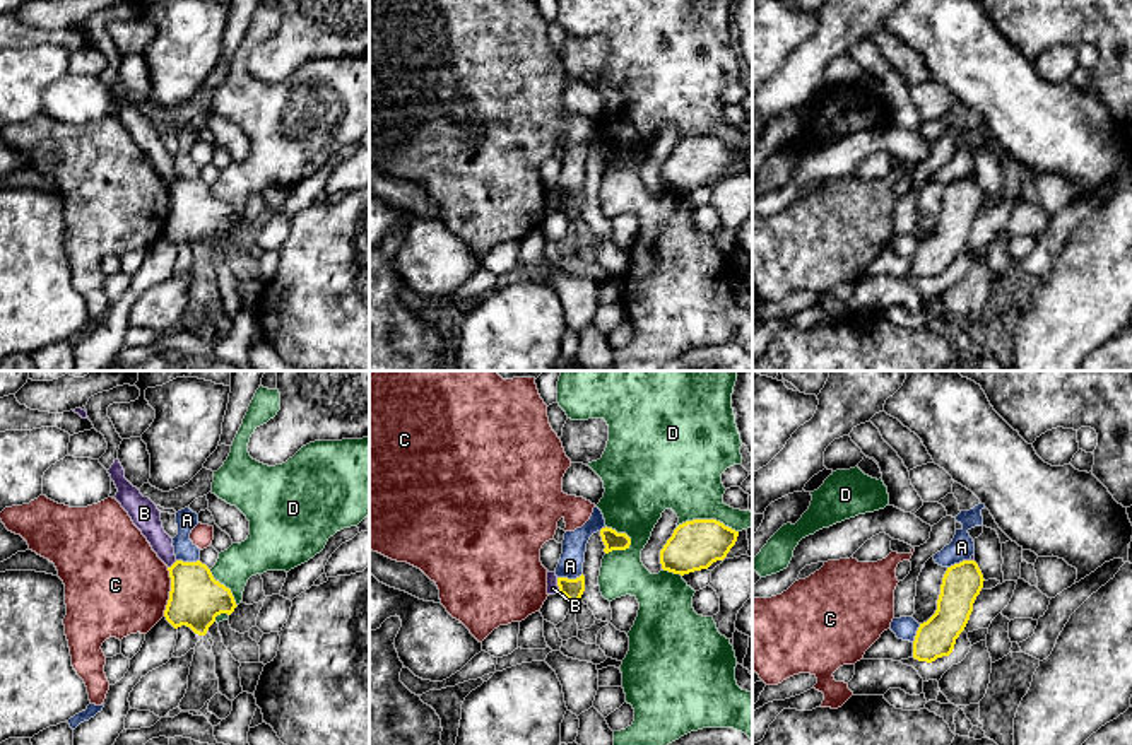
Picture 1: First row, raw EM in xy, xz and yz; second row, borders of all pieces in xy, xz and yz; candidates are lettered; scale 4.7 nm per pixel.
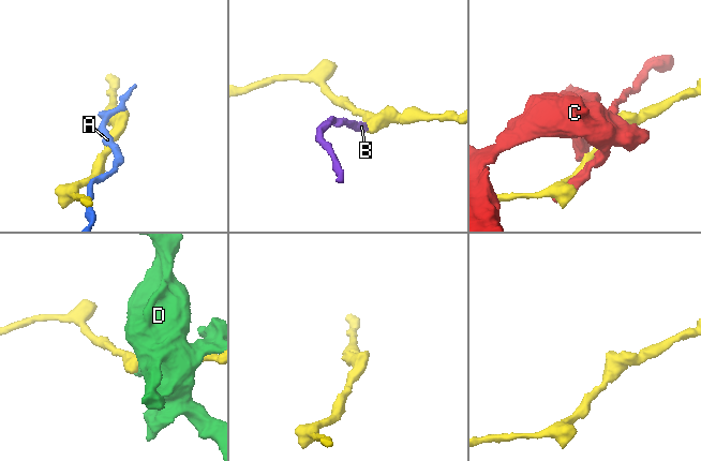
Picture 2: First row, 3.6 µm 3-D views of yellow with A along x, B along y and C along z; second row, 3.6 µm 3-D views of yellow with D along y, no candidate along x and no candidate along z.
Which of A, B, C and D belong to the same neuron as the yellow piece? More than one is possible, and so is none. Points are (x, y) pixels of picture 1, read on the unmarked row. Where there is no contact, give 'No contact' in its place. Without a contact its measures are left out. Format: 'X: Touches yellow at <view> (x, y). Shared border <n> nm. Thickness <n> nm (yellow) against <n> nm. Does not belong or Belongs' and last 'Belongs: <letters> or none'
A: Touches yellow at xz (570, 197). Shared border 120 nm. Thickness 100 nm (yellow) against 120 nm. Does not belong
B: Touches yellow at xz (558, 202). Shared border 70 nm. Thickness 100 nm (yellow) against 60 nm. Does not belong
C: Touches yellow at xy (170, 209). Shared border 240 nm. Thickness 260 nm (yellow) against 460 nm. Does not belong
D: Touches yellow at xz (708, 137). Shared border 280 nm. Thickness 240 nm (yellow) against 360 nm. Does not belong
Belongs: none

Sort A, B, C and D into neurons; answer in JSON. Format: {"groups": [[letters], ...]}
{"groups": [["A"], ["B"], ["C"], ["D"]]}

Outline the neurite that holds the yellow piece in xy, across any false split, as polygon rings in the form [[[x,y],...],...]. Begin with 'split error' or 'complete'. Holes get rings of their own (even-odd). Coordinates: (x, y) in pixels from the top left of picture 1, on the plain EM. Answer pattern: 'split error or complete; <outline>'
complete; [[[176,178],[168,188],[171,208],[164,234],[174,246],[186,243],[205,253],[217,232],[231,232],[238,224],[231,207],[215,198],[200,178]]]

